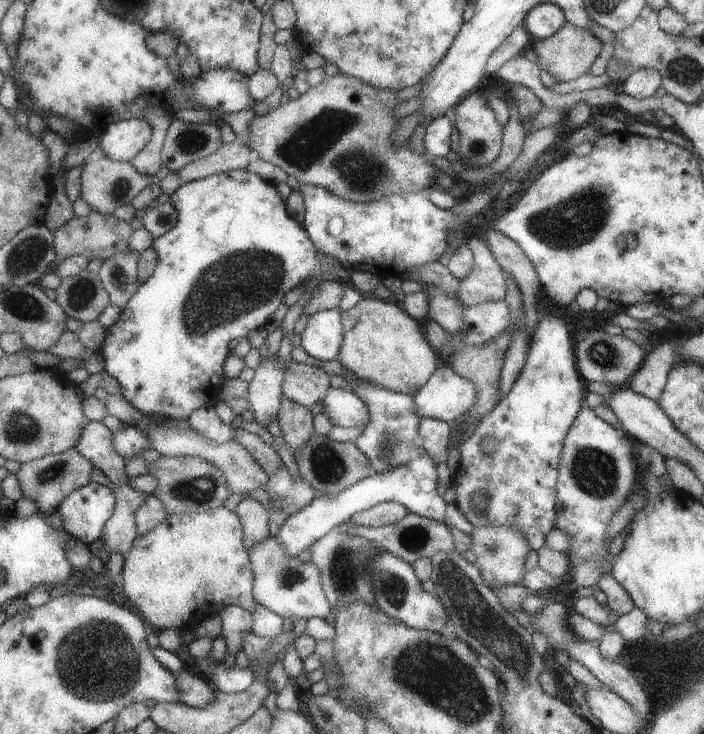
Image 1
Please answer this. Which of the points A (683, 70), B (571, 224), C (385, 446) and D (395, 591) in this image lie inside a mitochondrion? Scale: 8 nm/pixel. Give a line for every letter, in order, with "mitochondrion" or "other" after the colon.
A: mitochondrion
B: mitochondrion
C: mitochondrion
D: mitochondrion

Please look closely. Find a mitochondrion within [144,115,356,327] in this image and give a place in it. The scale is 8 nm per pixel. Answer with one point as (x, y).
(190, 142)

